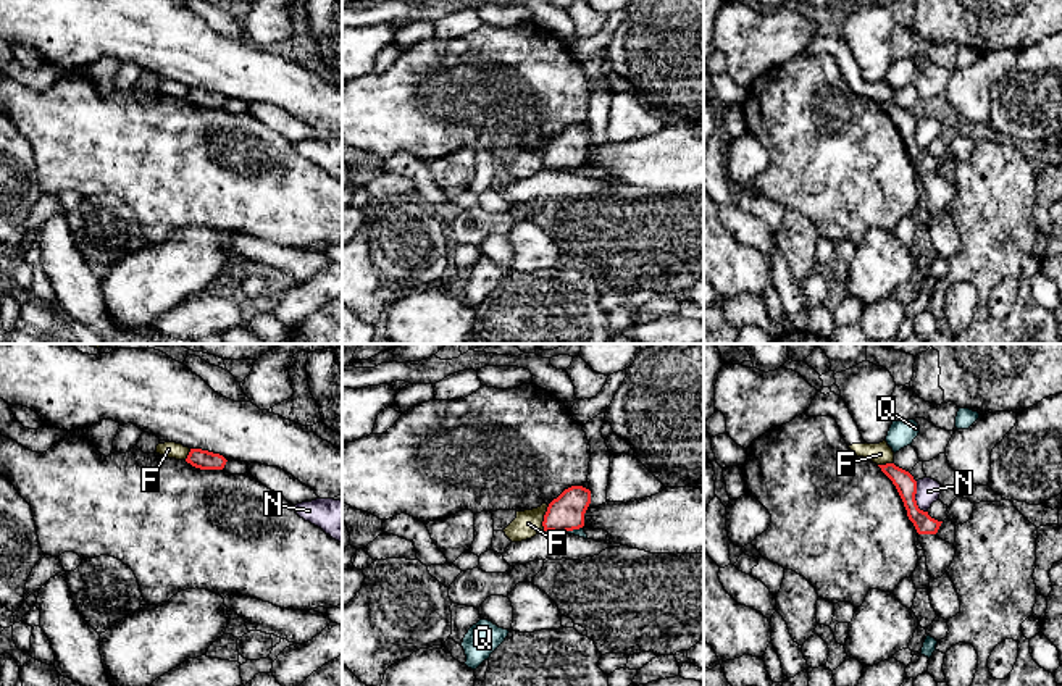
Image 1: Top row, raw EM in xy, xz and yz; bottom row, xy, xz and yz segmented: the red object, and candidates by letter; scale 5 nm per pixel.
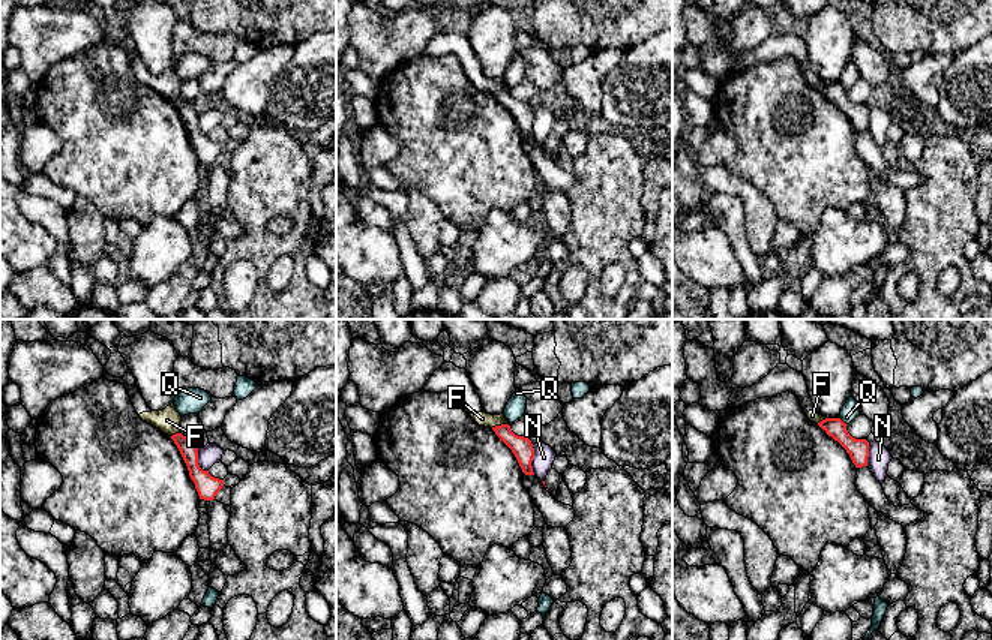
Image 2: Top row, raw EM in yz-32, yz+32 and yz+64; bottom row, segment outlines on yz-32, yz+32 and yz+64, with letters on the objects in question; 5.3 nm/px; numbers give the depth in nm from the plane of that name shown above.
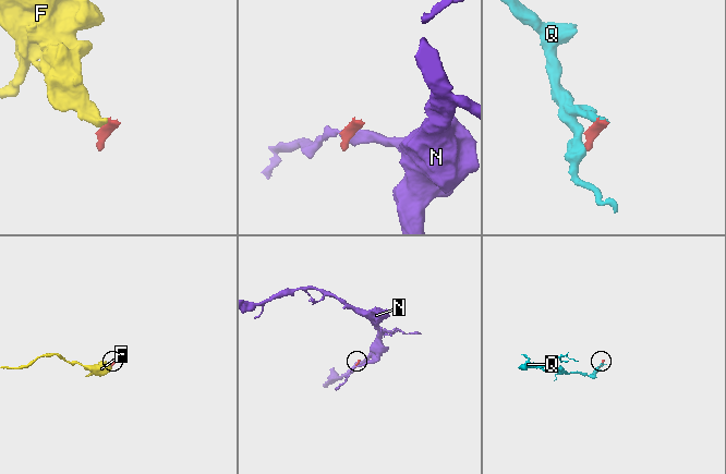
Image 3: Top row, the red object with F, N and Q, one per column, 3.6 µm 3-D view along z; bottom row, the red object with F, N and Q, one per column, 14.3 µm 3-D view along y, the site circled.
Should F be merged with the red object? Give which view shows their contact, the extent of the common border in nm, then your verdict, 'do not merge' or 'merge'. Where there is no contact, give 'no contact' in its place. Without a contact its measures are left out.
contact in xz; length 130 nm; do not merge

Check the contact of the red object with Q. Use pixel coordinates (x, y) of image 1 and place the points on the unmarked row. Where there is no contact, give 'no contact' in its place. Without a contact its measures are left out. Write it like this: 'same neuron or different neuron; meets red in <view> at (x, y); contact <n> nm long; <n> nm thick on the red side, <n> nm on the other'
different neuron; meets red in xz at (573, 167); contact 90 nm long; 180 nm thick on the red side, 40 nm on the other

